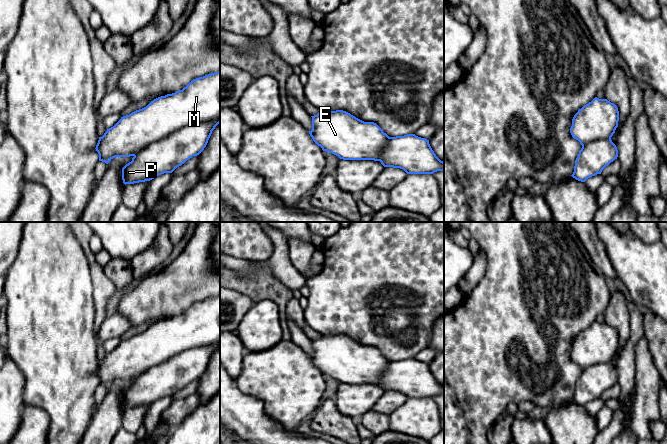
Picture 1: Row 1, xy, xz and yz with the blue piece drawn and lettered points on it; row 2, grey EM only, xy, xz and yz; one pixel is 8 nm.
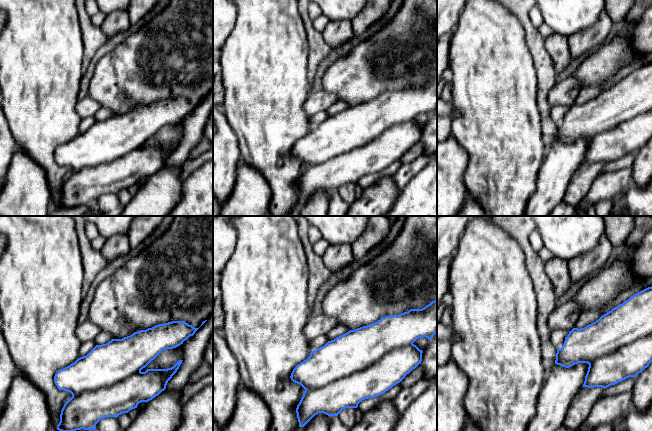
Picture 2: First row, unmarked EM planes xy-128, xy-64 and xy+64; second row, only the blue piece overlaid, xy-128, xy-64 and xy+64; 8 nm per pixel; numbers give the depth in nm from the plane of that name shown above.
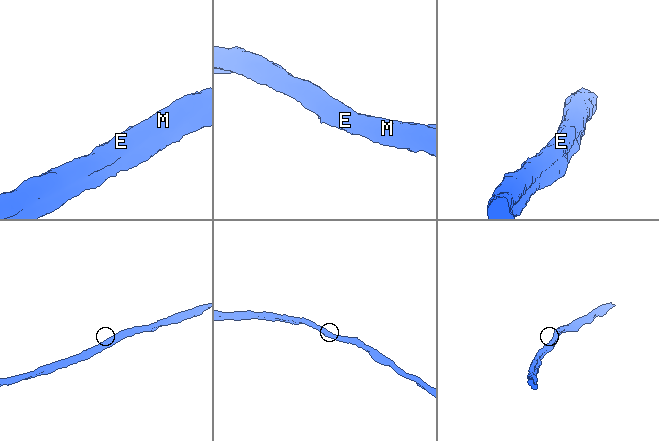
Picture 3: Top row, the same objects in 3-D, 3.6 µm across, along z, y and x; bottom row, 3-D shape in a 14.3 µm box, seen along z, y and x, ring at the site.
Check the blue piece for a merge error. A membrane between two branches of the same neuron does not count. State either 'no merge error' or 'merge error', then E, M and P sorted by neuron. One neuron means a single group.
no merge error | E M P

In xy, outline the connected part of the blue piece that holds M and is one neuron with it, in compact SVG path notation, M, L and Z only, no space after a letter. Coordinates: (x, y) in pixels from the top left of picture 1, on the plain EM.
M220 294L193 303L182 314L158 321L146 331L136 334L121 343L99 361L96 375L99 385L108 388L115 381L130 381L132 385L122 392L122 404L126 408L150 405L155 401L172 397L193 380L199 379L206 371L212 355L220 347Z

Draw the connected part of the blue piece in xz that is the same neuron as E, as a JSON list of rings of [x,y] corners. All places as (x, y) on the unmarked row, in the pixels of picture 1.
[[[319,334],[317,339],[312,341],[312,354],[309,355],[313,365],[327,375],[343,384],[374,384],[380,385],[384,391],[403,393],[407,398],[433,398],[437,395],[444,395],[444,386],[441,385],[432,374],[429,364],[407,358],[404,360],[389,361],[374,346],[364,346],[350,337],[343,334],[323,335]]]

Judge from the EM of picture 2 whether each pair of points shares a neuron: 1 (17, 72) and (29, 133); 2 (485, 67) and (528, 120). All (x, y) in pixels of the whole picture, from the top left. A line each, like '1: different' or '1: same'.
1: same
2: same

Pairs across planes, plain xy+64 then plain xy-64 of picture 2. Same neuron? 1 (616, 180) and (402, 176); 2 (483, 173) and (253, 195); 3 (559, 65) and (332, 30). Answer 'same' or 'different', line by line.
1: same
2: different
3: same

